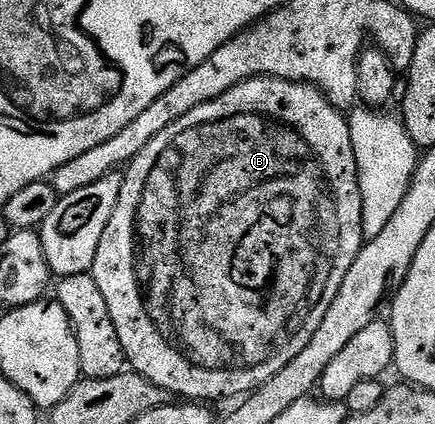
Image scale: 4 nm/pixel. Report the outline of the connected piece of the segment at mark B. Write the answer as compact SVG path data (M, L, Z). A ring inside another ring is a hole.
M253 76L249 80L244 80L241 84L236 84L225 94L219 94L217 98L211 98L209 102L203 102L201 106L195 106L189 114L183 114L177 122L171 122L167 130L160 132L132 162L124 169L123 190L119 190L119 202L115 206L115 214L111 214L111 222L107 222L107 230L103 230L103 239L99 242L99 250L95 254L91 274L95 278L95 286L103 293L103 298L107 298L107 310L111 310L111 322L115 322L115 334L119 334L119 342L123 346L123 354L128 367L132 371L138 372L143 378L155 382L163 390L167 390L170 397L180 398L185 402L213 402L209 400L229 400L232 396L244 398L250 392L254 392L267 378L275 378L307 342L315 335L315 330L319 330L319 322L323 322L323 317L327 315L327 310L331 302L335 302L335 294L339 294L339 286L343 286L343 278L347 278L347 270L351 270L351 262L362 250L365 235L361 229L361 215L363 214L363 202L361 201L361 191L359 190L359 174L357 173L357 163L355 162L355 150L351 150L351 130L346 113L337 108L327 99L326 96L317 89L314 84L304 84L302 80L284 80L278 76Z

